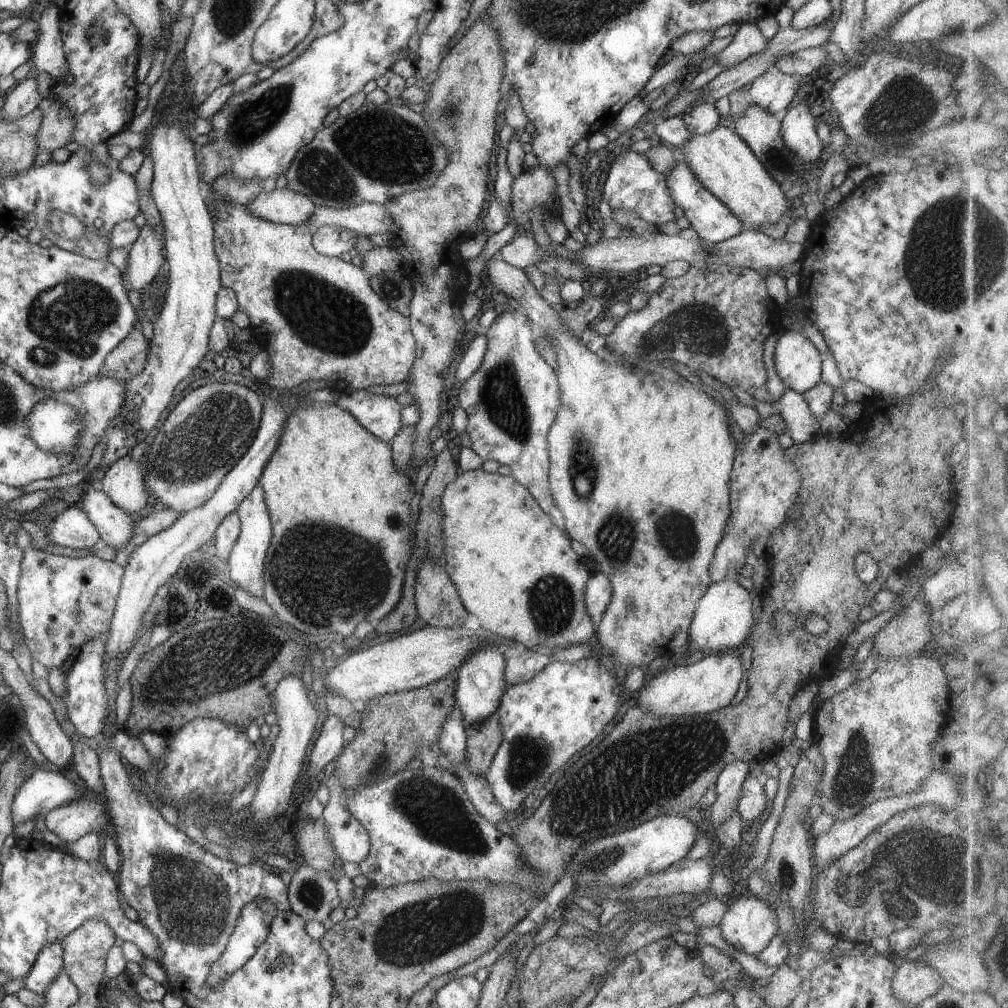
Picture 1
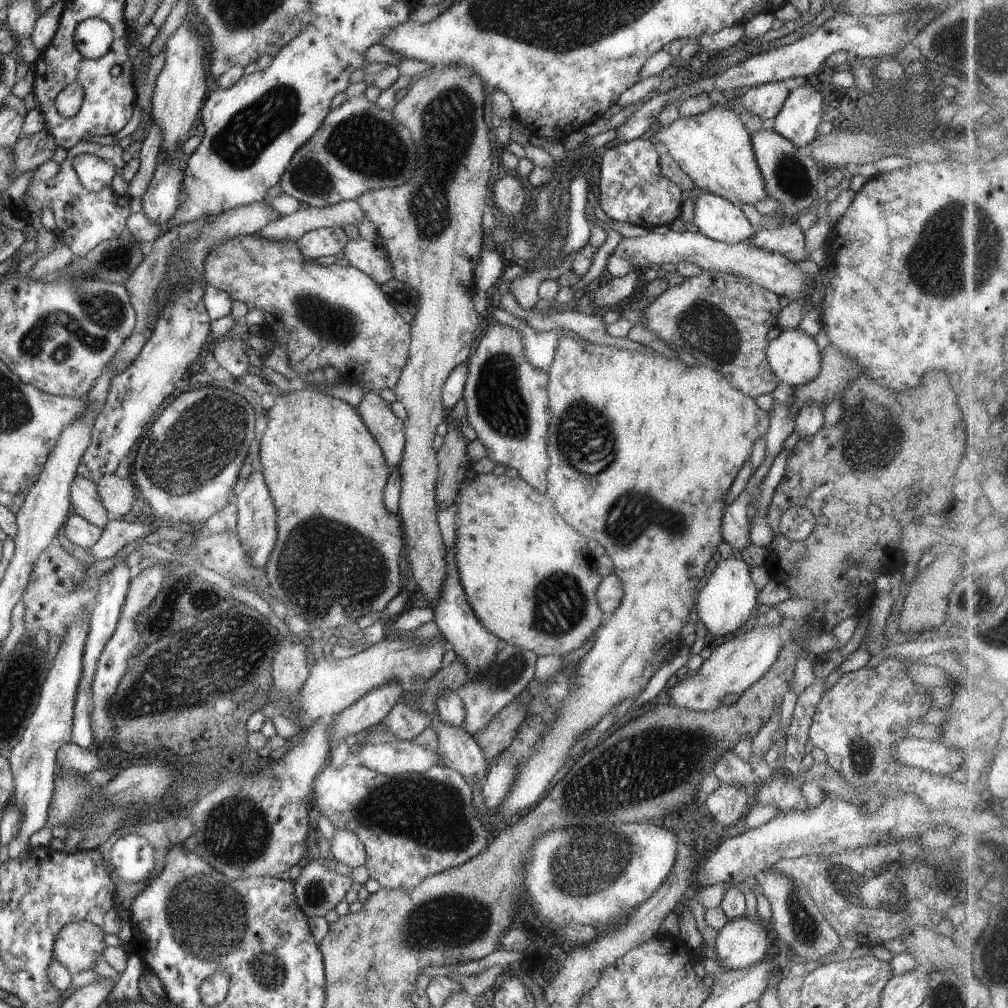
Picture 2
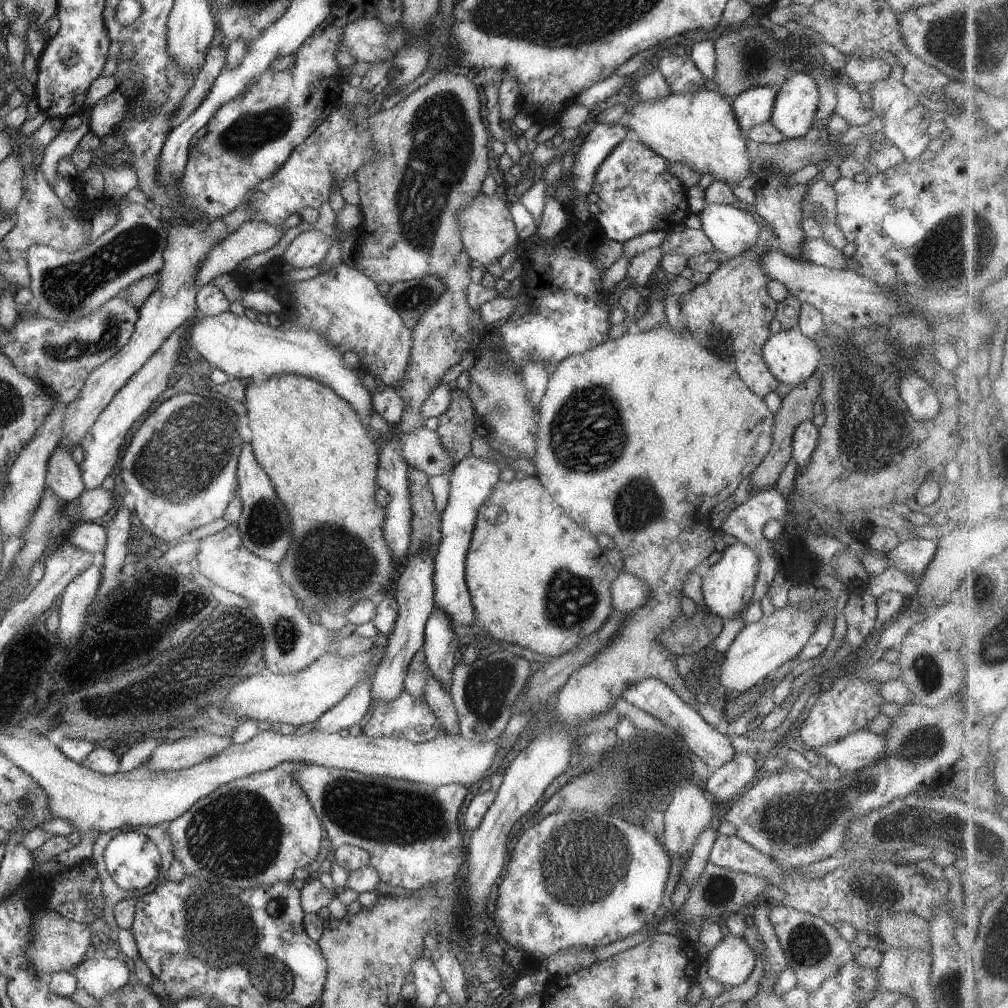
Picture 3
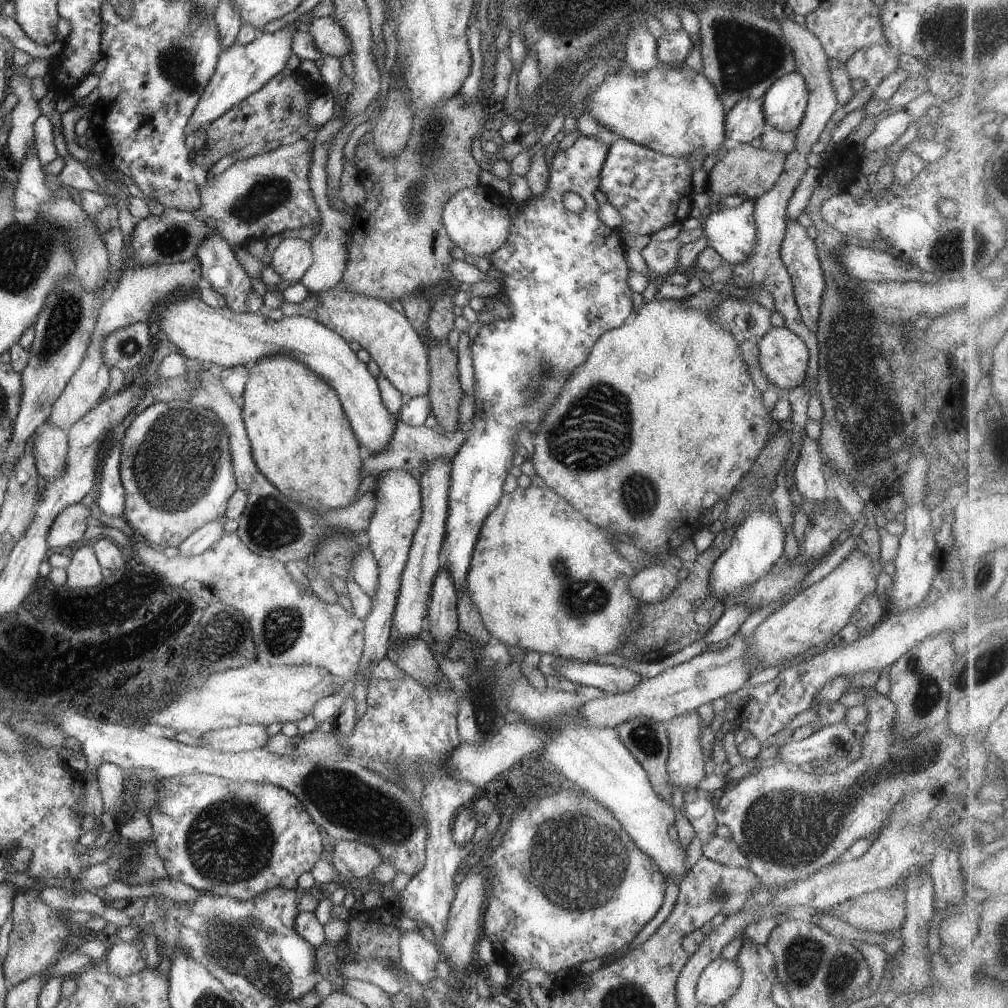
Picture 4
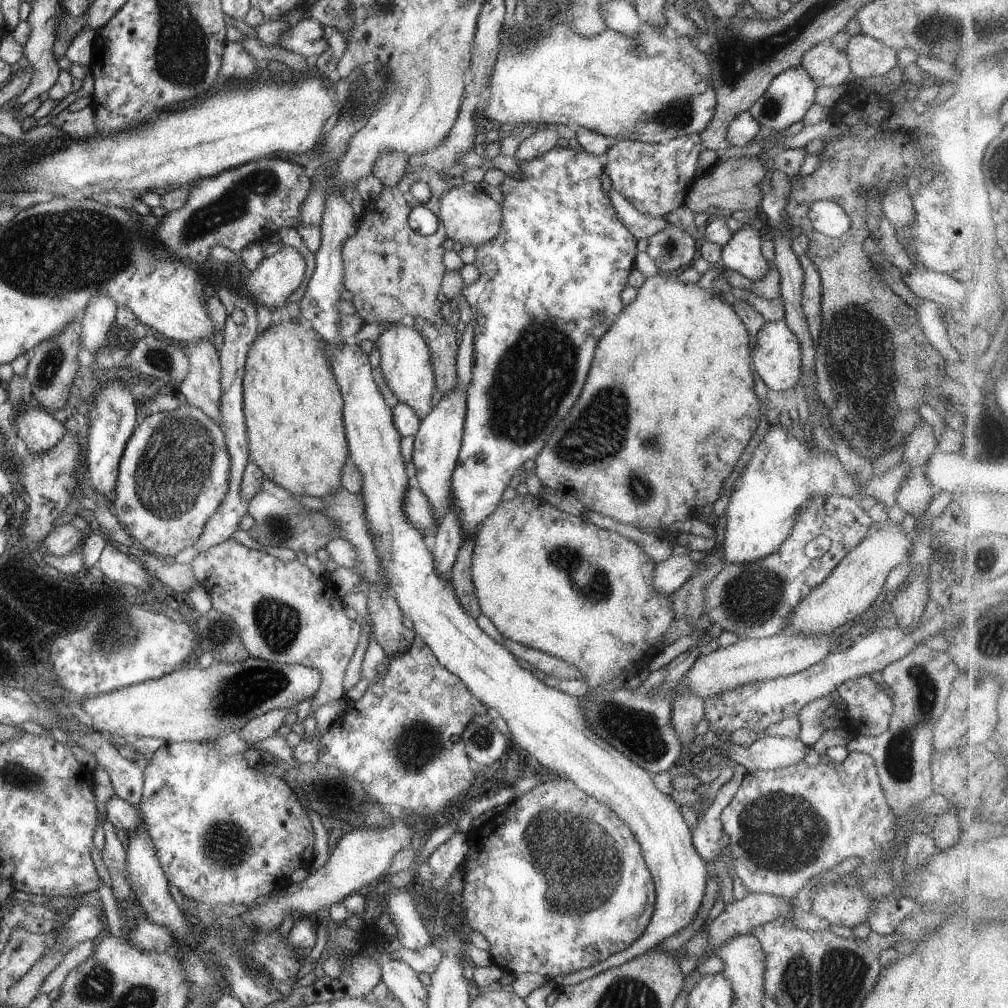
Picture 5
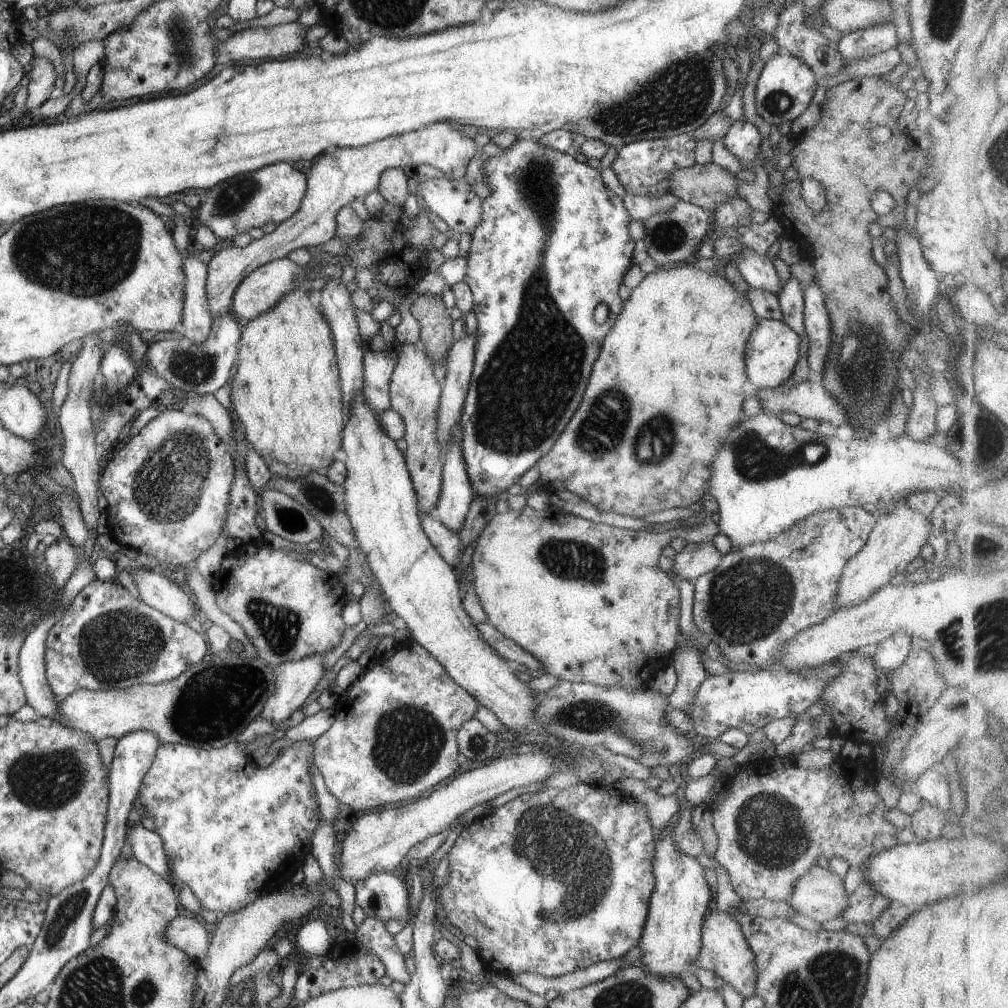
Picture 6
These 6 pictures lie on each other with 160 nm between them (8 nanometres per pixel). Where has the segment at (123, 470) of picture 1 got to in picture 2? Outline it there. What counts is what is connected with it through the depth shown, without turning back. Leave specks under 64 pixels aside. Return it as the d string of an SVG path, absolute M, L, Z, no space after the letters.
M116 473L106 474L100 479L97 491L112 520L126 516L132 510L134 501L140 500L134 480L130 477L120 478Z

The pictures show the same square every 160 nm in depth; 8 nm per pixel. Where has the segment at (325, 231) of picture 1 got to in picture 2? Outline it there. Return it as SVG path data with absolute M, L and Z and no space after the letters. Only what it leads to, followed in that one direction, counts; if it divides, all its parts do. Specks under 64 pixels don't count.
M326 227L307 232L297 243L305 257L316 260L322 256L339 255L348 241L344 229Z

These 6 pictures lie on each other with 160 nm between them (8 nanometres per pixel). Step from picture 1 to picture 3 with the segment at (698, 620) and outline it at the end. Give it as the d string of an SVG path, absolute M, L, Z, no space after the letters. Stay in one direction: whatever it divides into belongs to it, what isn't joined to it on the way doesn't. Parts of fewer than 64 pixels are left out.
M740 542L725 546L724 550L717 557L719 559L712 561L709 572L702 579L701 589L706 608L711 613L719 616L723 622L728 622L729 620L737 618L741 613L744 615L748 606L751 604L755 591L754 585L756 584L757 574L759 573L760 559L754 550Z

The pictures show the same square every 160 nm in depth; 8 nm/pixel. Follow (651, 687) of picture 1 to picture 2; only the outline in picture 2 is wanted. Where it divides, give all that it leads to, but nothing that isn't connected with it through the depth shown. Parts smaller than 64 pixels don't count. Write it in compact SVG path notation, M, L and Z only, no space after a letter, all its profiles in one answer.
M785 628L744 629L734 638L726 640L704 659L696 674L685 674L675 686L669 689L670 704L691 711L713 711L722 704L722 698L728 694L743 693L751 684L762 678L774 664L785 642L792 638Z

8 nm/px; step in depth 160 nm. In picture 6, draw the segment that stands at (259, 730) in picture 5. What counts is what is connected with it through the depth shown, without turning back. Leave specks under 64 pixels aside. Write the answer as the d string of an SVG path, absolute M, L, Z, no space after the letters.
M318 653L274 667L277 676L276 690L272 698L267 700L259 717L278 726L300 712L303 705L310 700L316 684L326 673L323 667L324 655L325 653Z

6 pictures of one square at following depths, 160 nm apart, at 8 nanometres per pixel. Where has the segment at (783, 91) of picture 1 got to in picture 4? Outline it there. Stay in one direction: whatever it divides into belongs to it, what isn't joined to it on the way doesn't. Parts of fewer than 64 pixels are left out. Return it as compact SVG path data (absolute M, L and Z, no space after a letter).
M744 99L725 114L727 138L738 143L755 143L766 130L762 99Z

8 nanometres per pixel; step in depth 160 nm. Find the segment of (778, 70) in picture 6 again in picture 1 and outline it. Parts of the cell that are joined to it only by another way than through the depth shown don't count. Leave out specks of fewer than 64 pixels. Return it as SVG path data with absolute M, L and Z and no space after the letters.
M802 101L798 105L791 104L789 106L781 123L782 140L784 140L786 148L790 148L790 152L794 152L794 156L800 158L800 162L810 164L811 166L816 161L819 162L821 160L821 152L823 149L822 142L819 140L817 134L817 122L810 108Z

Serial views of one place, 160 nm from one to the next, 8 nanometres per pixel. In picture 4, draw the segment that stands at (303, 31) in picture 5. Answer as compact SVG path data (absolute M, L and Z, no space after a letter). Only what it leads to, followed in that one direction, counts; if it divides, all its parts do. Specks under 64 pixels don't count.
M332 15L329 17L314 17L308 31L314 38L314 44L323 55L339 59L352 55L350 37Z

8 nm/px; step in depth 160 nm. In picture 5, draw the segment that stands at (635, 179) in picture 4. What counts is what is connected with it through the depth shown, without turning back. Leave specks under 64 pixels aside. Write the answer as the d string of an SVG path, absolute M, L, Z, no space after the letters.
M697 134L681 136L667 142L645 143L642 141L617 140L604 154L604 172L612 180L612 189L618 191L634 208L654 218L665 218L672 211L684 206L687 190L696 179L698 159L703 149Z

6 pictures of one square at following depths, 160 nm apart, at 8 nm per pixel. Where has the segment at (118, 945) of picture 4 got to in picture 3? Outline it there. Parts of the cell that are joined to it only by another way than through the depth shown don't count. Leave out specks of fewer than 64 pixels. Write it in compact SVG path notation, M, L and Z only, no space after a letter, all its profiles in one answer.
M96 954L86 958L74 974L77 978L77 988L101 1001L128 982L130 970L126 963L119 959L109 959Z

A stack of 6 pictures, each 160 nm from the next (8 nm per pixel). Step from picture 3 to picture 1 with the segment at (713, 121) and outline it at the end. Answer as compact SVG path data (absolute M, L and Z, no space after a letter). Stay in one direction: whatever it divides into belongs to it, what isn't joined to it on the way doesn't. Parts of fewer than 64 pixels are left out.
M729 125L716 126L706 134L690 134L680 152L683 161L690 166L700 184L730 208L730 212L734 212L734 216L742 220L744 228L762 230L763 227L778 222L790 210L786 192L770 177L748 144Z

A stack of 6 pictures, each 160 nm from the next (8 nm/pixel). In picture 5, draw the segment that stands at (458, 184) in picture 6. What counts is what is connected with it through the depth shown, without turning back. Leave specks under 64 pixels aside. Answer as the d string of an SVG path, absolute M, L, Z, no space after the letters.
M462 183L443 194L436 213L440 224L445 228L447 238L460 242L462 246L478 248L495 239L503 230L501 206L474 183Z

